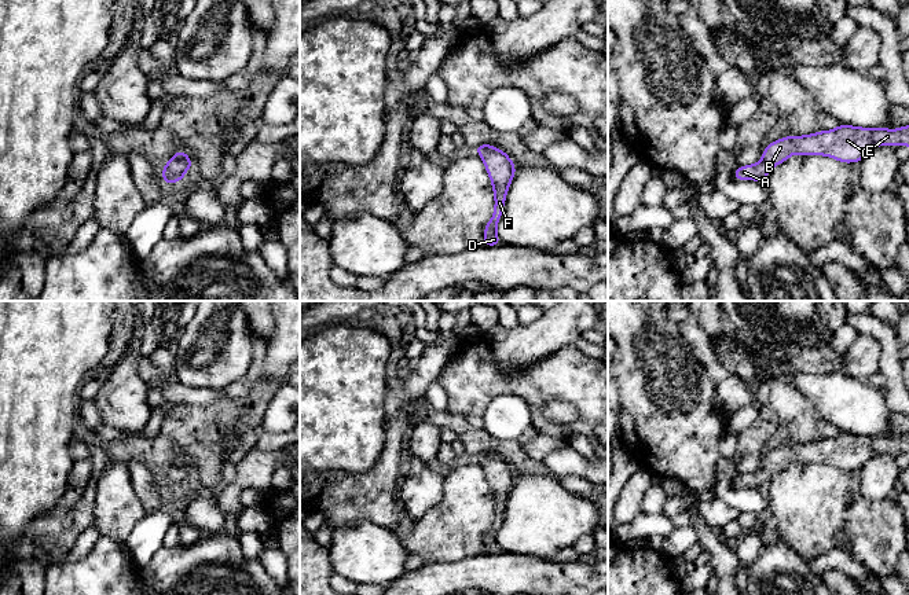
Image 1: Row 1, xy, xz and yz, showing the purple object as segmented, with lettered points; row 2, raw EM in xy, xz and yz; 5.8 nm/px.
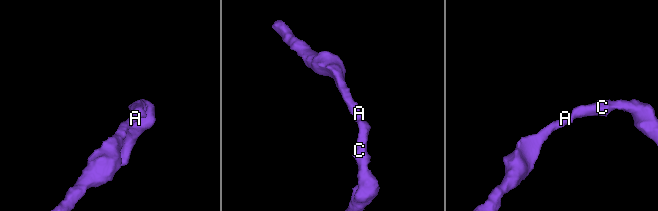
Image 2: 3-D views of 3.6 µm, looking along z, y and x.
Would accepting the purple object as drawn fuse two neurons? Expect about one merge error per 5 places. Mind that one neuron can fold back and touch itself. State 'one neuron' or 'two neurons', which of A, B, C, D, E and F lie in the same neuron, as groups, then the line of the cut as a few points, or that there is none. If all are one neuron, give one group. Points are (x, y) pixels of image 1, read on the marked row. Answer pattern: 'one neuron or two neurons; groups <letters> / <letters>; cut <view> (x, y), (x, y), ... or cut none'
one neuron; groups A B C D E F; cut none

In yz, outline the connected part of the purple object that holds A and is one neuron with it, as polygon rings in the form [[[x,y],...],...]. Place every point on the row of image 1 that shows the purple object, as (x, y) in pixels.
[[[840,124],[832,131],[820,131],[804,136],[785,136],[765,147],[762,159],[755,165],[738,166],[733,175],[736,180],[765,181],[778,164],[792,154],[825,155],[844,164],[861,162],[877,146],[909,146],[909,125],[899,129],[859,128]]]

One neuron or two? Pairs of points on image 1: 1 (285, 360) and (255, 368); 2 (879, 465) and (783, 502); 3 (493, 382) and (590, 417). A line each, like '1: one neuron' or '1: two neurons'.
1: two neurons
2: two neurons
3: one neuron

